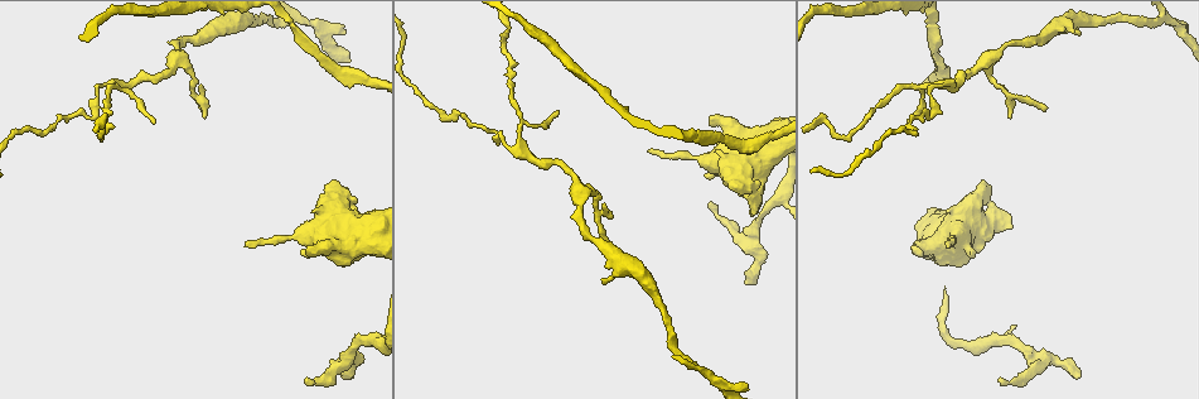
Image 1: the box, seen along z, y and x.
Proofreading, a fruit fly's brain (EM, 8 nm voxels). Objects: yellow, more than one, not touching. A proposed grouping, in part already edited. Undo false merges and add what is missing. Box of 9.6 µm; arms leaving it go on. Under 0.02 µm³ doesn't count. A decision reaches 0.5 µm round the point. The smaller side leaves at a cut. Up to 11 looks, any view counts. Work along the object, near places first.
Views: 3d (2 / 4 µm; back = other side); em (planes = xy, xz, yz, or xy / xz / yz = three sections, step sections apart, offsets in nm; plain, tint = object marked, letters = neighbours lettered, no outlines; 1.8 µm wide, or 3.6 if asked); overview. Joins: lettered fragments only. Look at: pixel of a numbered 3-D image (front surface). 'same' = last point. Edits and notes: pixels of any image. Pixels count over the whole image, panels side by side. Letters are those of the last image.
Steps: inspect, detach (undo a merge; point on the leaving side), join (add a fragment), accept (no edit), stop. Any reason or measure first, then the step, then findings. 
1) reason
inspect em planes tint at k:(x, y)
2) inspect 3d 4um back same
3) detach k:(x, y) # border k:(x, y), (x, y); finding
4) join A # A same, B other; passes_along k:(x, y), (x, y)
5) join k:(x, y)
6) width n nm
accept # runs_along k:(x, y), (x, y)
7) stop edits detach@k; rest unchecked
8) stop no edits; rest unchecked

branch point
inspect em planes letters at 1:(948, 83)

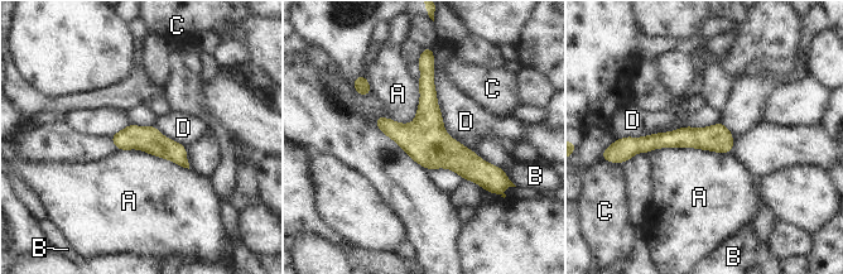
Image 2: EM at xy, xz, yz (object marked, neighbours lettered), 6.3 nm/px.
width 170 nm
accept # A other, B other, C other, D other; border 2:(648, 153), (701, 148), (731, 154); all the same neuron

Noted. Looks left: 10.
free end
inspect em 3.6um planes plain at 1:(948, 242)

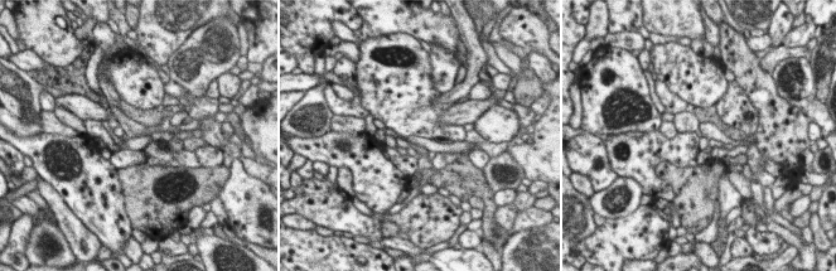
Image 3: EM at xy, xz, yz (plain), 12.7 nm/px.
inspect em 3.6um planes letters same

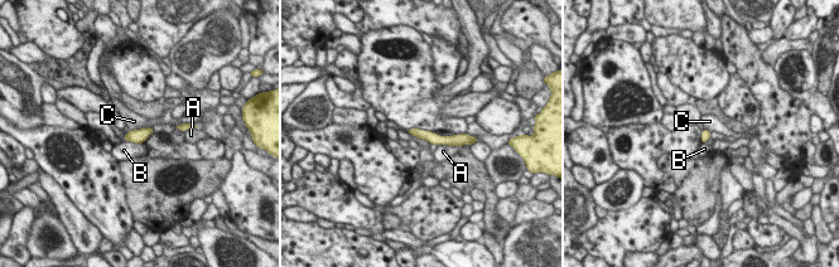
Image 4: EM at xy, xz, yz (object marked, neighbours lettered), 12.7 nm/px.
longest_contact A 340 nm
accept # A other, B other, C other; runs_along 4:(411, 131), (438, 140), (457, 141); no lettered fragment goes on from it

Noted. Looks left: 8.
branch stops here
inspect 3d 2um back at 1:(1077, 376)

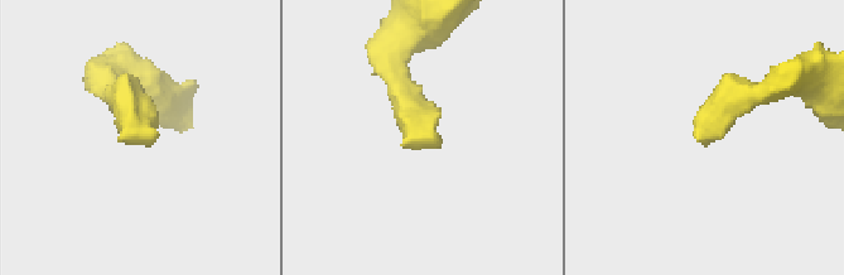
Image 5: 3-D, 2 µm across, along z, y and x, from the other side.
now the EM
inspect em xz step 16 letters at 5:(695, 137)

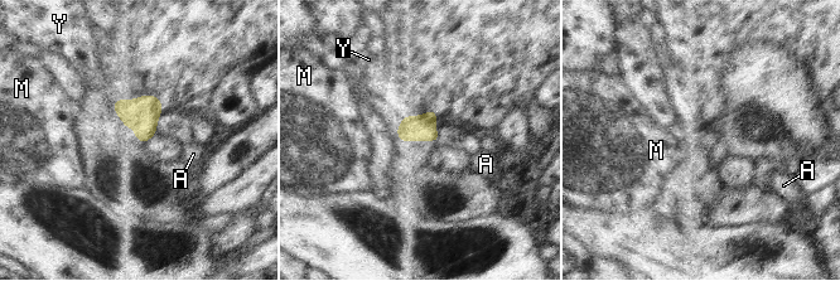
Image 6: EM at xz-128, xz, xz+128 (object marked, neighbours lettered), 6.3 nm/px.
cut it another way
inspect em planes letters same

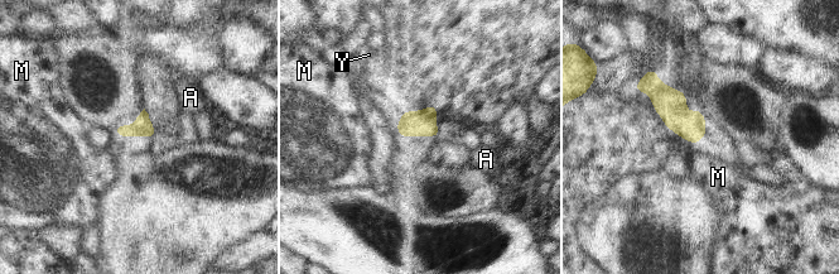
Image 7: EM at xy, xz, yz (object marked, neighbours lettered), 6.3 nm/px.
width 120 nm
accept # A other, M other, Y other; no lettered fragment goes on from it

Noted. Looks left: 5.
inspect 3d 4um at 1:(1004, 379)

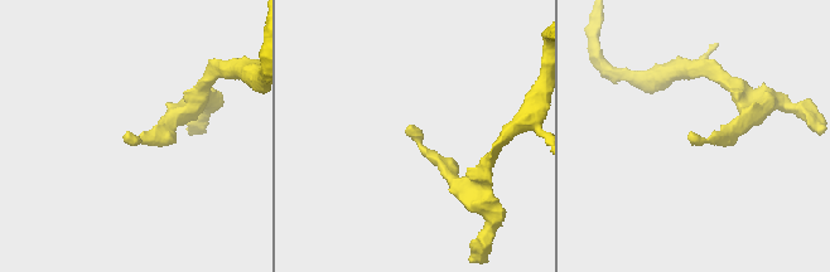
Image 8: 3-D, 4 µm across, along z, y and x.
now the EM
inspect em planes letters at 8:(694, 139)

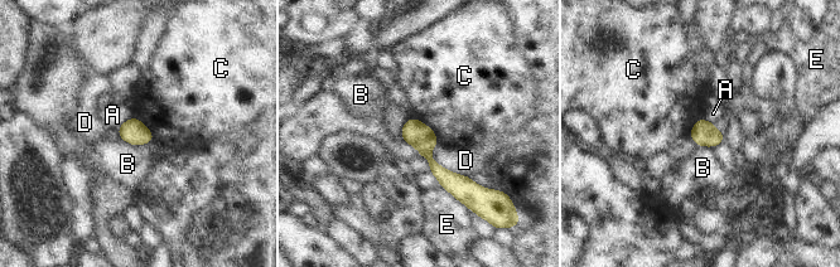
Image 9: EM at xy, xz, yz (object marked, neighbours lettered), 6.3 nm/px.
width 160 nm
accept # A other, B other, C other, D other, E other; runs_along 9:(410, 121), (430, 161), (467, 190); no lettered fragment goes on from it

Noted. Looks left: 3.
stop no edits; rest unchecked

